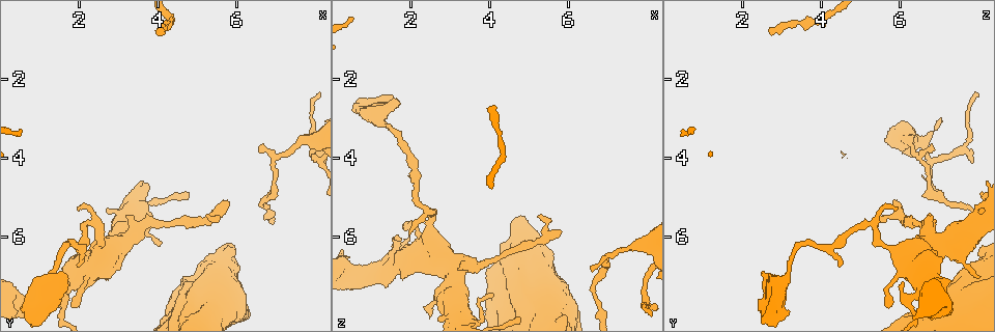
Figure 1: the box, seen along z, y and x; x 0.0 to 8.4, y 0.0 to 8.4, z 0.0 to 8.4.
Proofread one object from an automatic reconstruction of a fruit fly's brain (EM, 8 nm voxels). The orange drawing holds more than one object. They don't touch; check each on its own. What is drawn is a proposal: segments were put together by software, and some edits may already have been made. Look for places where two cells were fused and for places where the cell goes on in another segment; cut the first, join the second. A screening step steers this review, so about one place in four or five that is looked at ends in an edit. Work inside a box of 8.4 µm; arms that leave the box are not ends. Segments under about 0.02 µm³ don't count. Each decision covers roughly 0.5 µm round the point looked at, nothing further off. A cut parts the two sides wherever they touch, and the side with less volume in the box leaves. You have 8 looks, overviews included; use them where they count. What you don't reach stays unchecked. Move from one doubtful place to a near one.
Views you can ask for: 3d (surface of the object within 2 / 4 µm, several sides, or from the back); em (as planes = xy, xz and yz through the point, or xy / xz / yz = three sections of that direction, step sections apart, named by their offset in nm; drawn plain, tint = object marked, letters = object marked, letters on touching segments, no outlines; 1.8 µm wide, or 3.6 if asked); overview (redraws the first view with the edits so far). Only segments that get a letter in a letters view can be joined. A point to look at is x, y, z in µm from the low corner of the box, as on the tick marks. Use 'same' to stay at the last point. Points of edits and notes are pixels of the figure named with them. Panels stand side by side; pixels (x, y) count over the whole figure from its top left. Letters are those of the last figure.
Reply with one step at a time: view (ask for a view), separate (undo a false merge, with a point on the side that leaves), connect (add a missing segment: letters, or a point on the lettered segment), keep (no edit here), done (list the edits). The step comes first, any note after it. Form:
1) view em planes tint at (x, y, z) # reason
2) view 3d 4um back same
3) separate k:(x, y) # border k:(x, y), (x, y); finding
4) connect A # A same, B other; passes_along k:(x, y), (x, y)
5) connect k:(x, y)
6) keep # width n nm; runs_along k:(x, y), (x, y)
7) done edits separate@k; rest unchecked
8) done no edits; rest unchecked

view 3d 2um at (6.65, 3.75, 6.80) # thin end

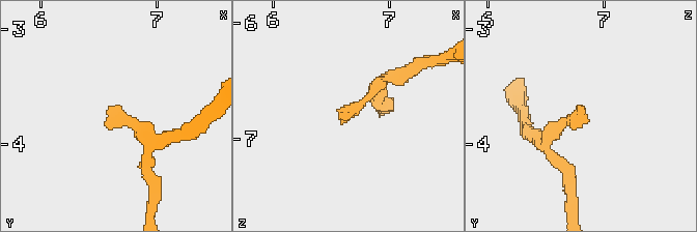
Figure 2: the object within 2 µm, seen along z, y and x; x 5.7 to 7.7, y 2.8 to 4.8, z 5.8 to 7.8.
view em planes plain at (6.60, 3.82, 6.84) # shape alone is not enough

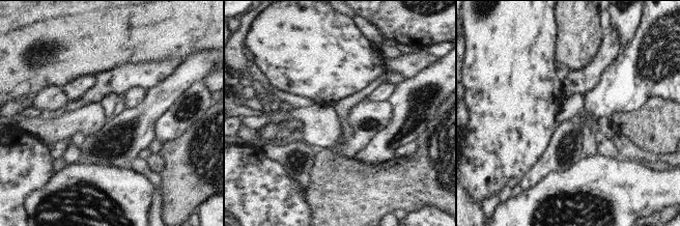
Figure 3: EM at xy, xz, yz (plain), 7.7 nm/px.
view em planes letters same

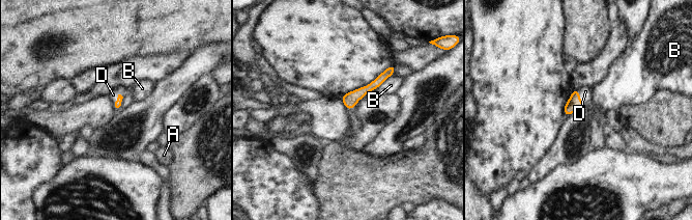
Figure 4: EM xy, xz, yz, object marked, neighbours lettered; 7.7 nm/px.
connect D # A other, B other, D same; it goes on there

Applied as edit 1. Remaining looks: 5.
view 3d 4um at (5.85, 5.20, 5.90) # an open end

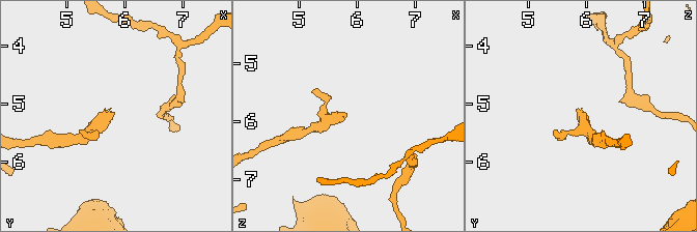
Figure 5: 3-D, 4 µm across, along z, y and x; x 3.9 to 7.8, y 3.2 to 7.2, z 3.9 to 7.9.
view em planes letters at (5.80, 5.15, 5.90)

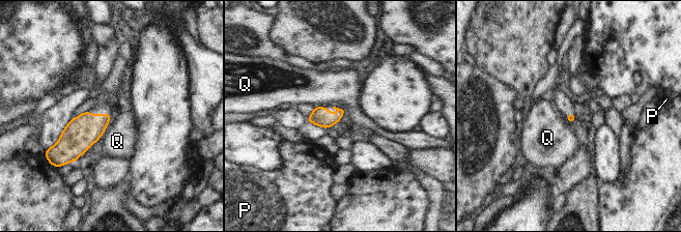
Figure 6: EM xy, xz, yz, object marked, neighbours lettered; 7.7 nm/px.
keep # P other, Q other; border 6:(110, 121), (97, 140); none of them fits

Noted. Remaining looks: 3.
view em xz step 8 tint at (1.90, 5.20, 5.90) # thin end

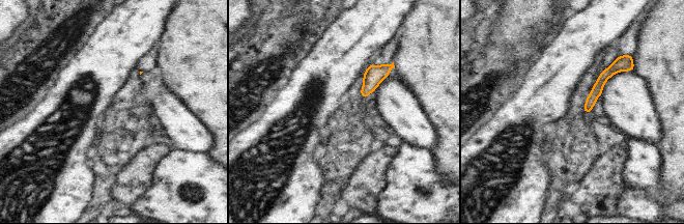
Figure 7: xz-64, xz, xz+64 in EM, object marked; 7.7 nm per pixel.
view em planes letters same

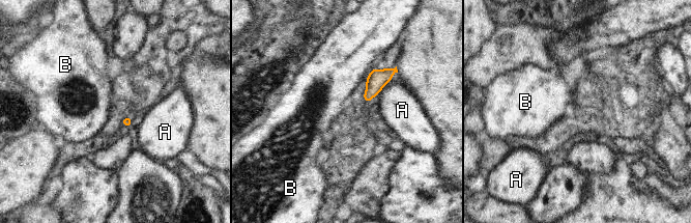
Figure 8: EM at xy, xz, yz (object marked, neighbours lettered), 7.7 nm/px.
keep # A other, B other; border 8:(374, 67), (365, 81); none of them fits

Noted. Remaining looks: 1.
done edits connect@4; rest unchecked

